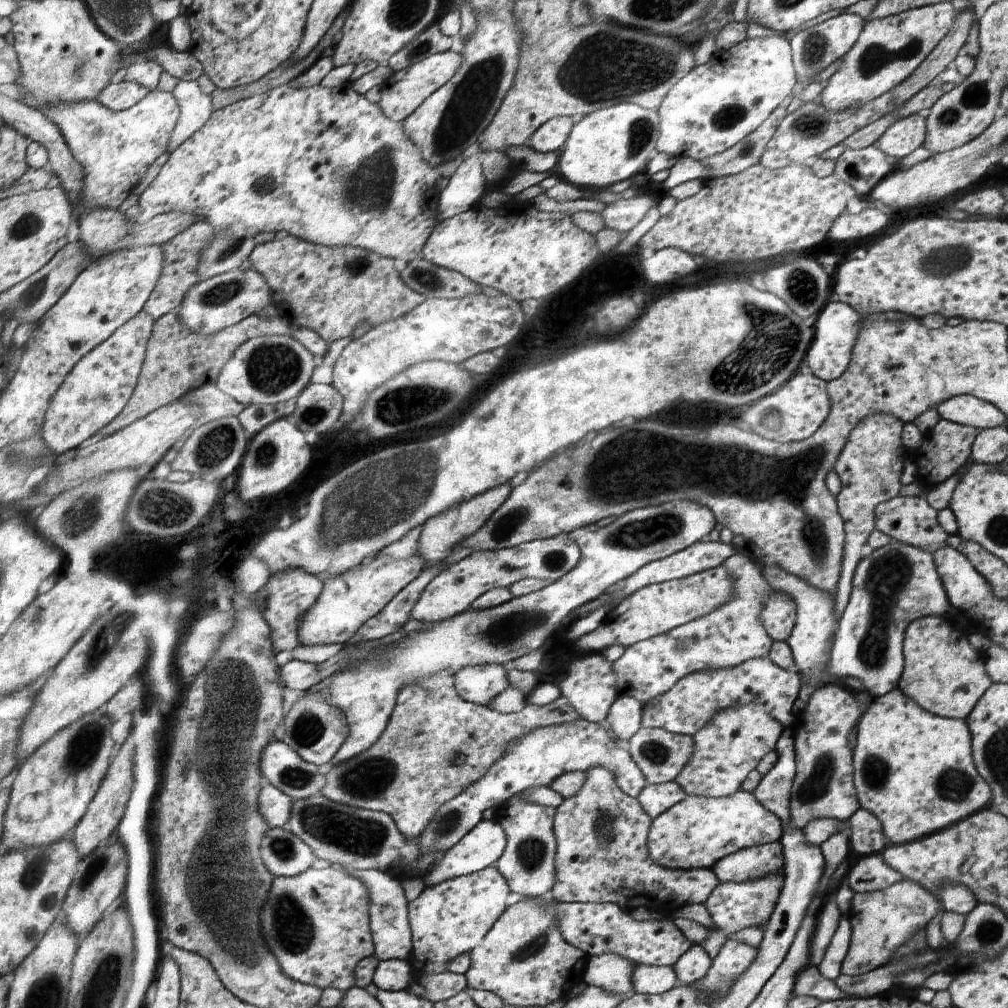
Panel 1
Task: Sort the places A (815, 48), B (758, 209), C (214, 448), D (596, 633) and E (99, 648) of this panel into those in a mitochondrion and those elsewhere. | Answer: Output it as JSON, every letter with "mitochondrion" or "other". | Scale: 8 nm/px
{"A":"mitochondrion","B":"other","C":"mitochondrion","D":"other","E":"mitochondrion"}

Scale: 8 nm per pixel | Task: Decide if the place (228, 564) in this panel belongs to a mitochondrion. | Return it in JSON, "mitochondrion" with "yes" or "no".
{"mitochondrion":"no"}

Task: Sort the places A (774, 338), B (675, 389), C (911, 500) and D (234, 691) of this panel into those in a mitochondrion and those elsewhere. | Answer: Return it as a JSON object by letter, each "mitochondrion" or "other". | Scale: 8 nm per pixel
{"A":"mitochondrion","B":"other","C":"other","D":"mitochondrion"}

